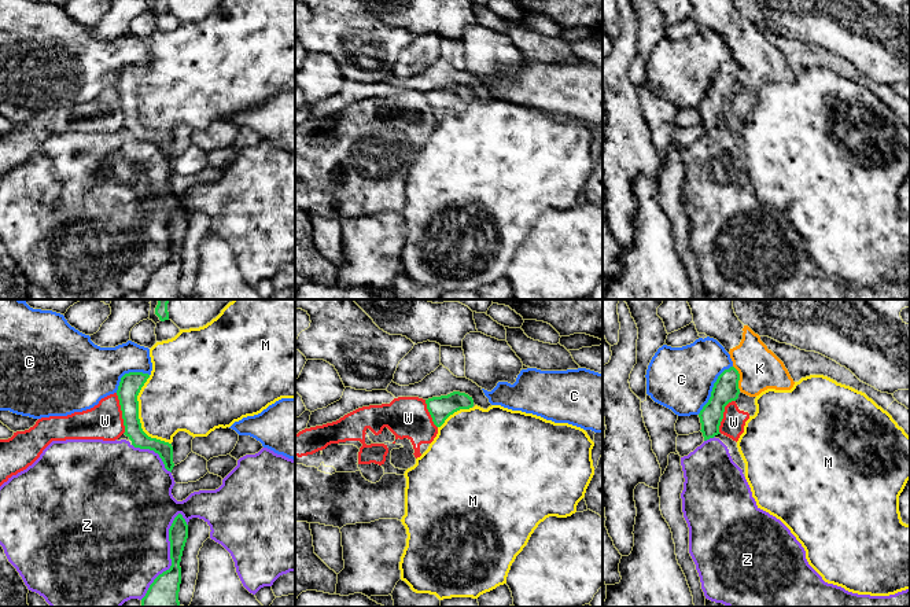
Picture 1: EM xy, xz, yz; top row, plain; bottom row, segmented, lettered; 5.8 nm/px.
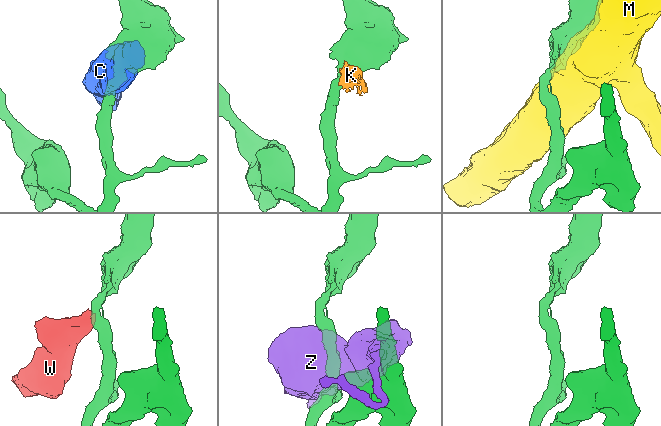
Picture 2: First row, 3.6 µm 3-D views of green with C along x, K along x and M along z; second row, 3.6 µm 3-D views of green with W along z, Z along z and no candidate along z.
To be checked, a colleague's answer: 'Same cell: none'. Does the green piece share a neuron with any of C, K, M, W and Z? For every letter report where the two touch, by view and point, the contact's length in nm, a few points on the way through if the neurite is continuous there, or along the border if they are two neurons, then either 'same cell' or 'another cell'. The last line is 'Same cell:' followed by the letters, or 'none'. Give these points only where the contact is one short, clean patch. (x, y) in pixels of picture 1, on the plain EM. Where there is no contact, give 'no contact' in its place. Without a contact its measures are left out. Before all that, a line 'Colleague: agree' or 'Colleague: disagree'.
Colleague: agree
C: meets green in yz at (713, 81); contact 360 nm long; another cell
K: meets green in yz at (739, 70); contact 160 nm long; border along yz (733, 58), (739, 66), (740, 83); another cell
M: meets green in xy at (137, 109); contact 420 nm long; another cell
W: meets green in xy at (122, 106); contact 240 nm long; border along xy (115, 85), (120, 94), (124, 125); another cell
Z: meets green in xy at (170, 250); contact 550 nm long; another cell
Same cell: none

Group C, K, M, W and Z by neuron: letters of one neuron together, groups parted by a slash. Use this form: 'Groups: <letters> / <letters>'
Groups: C / K W / M / Z

